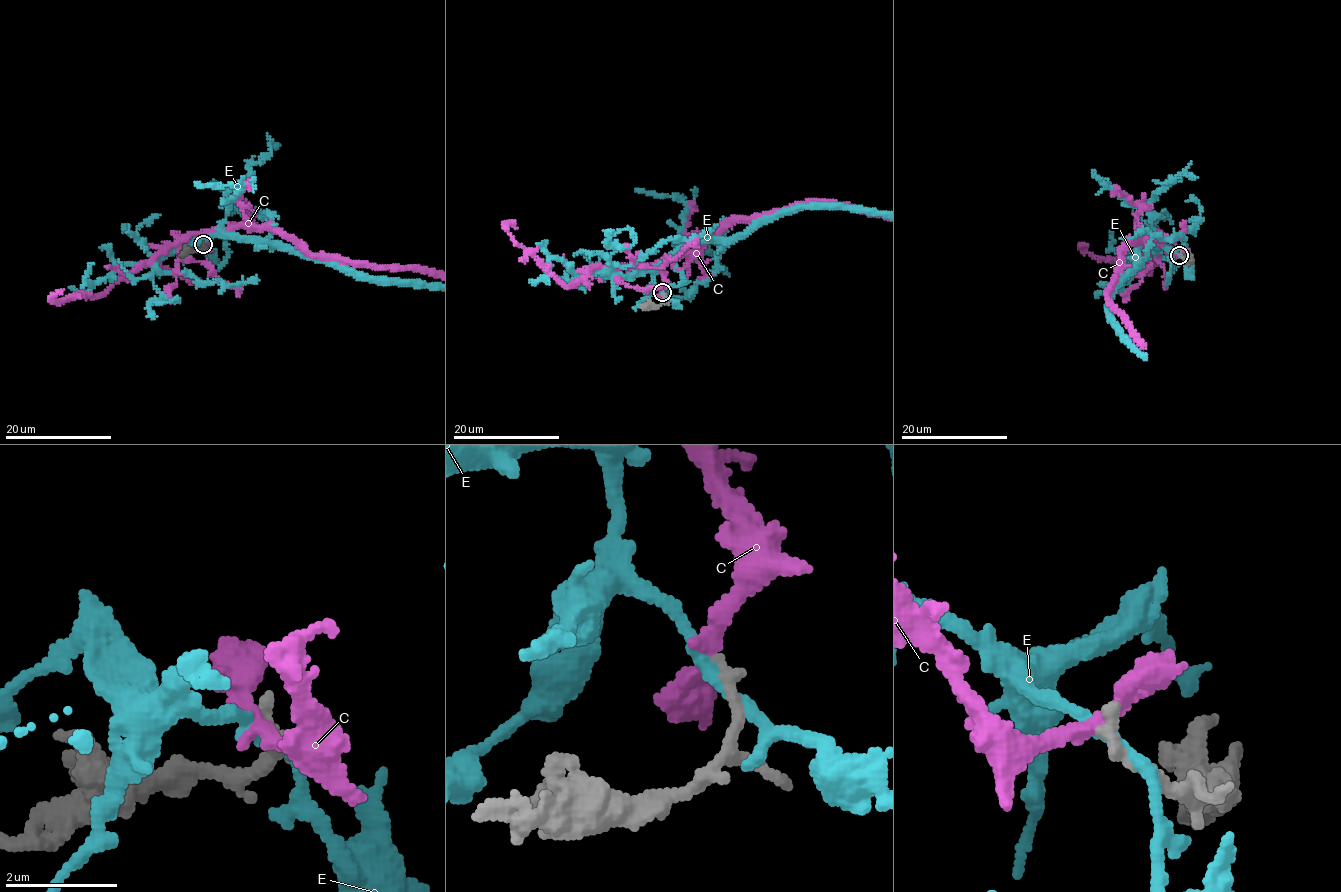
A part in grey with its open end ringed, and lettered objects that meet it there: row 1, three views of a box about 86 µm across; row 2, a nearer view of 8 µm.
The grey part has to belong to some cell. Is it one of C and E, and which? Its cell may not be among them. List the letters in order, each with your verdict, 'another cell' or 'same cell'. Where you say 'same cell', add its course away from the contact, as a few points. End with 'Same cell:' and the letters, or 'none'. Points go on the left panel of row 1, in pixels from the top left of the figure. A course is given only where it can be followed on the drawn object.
C: same cell | via (203, 244), (214, 231), (245, 226), (281, 231), (315, 255), (363, 267)
E: another cell
Same cell: C

